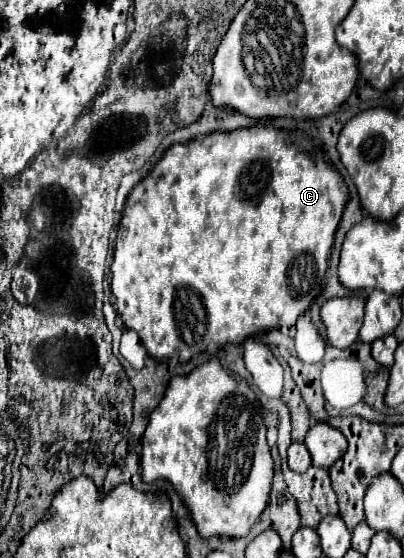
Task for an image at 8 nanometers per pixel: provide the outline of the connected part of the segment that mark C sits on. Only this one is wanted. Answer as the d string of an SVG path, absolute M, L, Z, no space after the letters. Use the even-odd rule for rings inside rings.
M257 125L231 133L211 133L201 141L189 141L183 145L175 143L151 169L151 173L133 187L123 209L123 219L119 225L111 263L111 293L115 297L115 307L123 325L139 335L143 347L151 357L165 359L181 353L183 361L207 351L209 347L225 347L229 343L241 345L247 337L255 337L259 331L269 331L283 325L293 327L299 315L309 309L309 305L323 289L327 259L333 247L343 207L345 185L341 181L341 175L323 159L323 153L313 147L313 143L299 131L275 131L273 125Z

